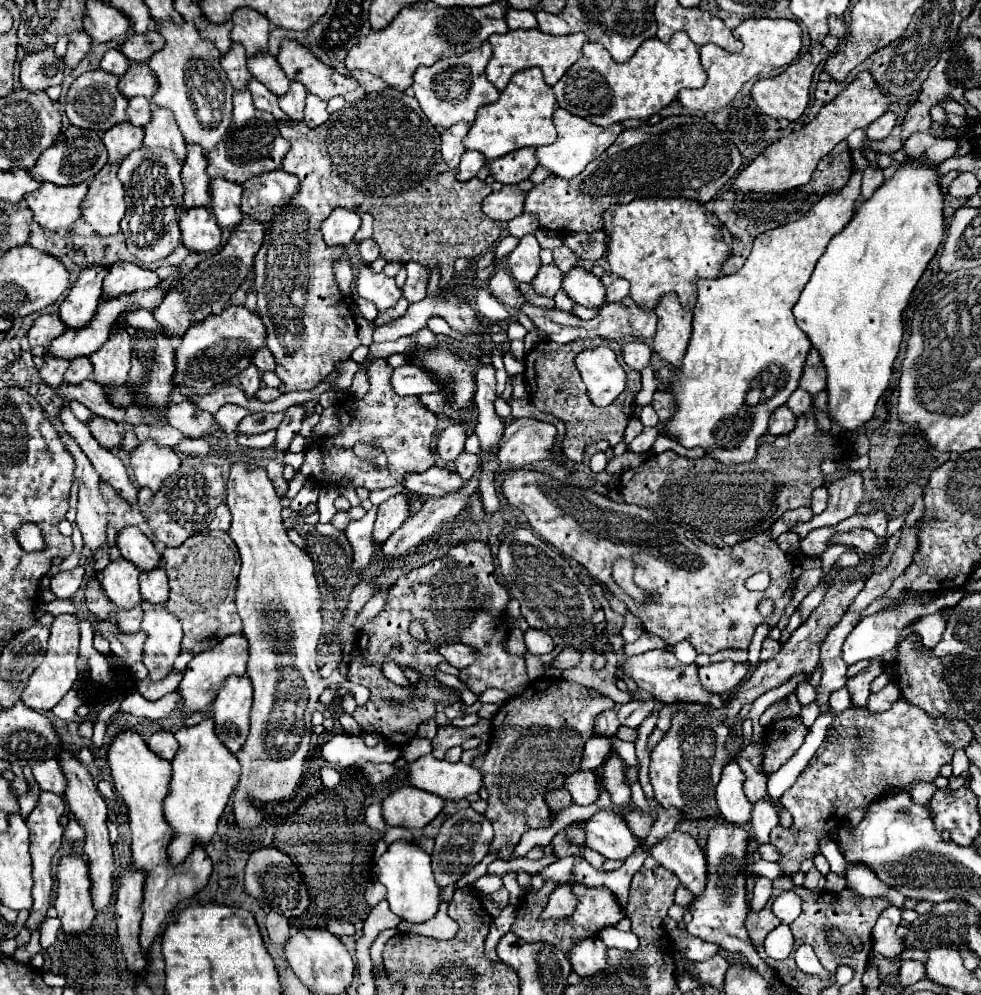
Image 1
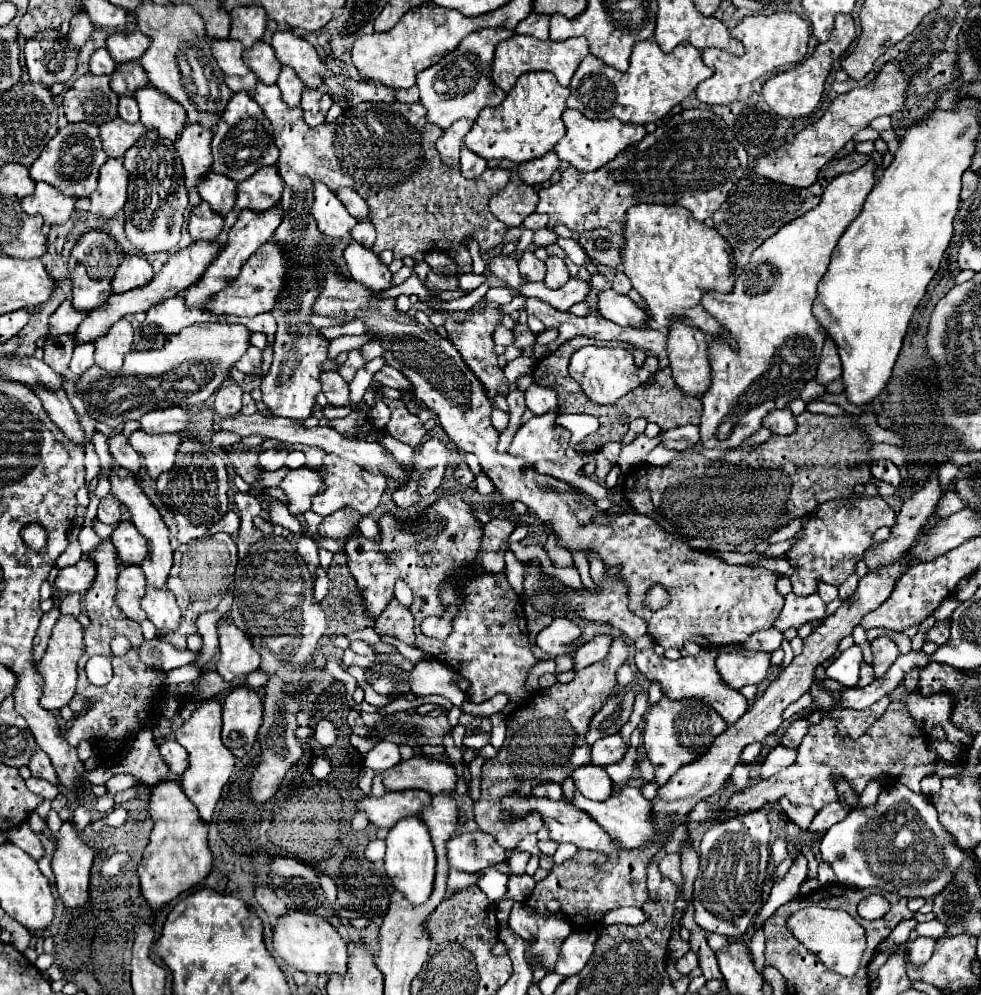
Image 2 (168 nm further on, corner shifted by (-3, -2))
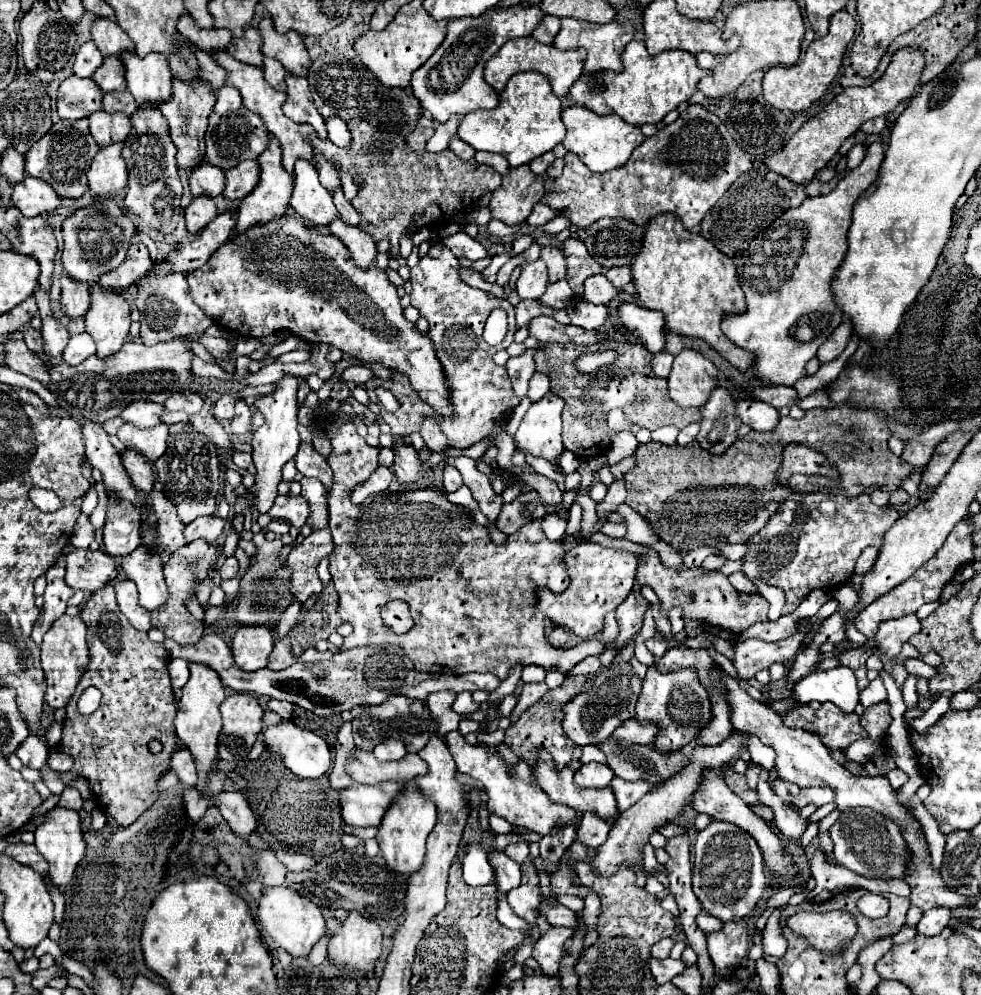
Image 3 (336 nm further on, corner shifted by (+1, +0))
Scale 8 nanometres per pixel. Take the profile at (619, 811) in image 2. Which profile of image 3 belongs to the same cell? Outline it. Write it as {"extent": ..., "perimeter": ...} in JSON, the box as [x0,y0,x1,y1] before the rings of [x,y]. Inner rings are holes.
{"extent":[531,753,619,821],"perimeter":[[[541,753],[541,761],[531,767],[537,785],[547,793],[547,797],[555,803],[563,803],[577,813],[597,813],[603,819],[615,821],[619,817],[617,801],[611,787],[603,789],[583,789],[573,781],[573,769],[563,767],[557,769],[551,753]]]}

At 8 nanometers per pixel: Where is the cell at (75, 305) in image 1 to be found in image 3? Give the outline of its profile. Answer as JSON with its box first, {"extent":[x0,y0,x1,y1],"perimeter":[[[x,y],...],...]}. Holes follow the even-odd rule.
{"extent":[61,199,135,283],"perimeter":[[[113,199],[93,201],[77,209],[71,217],[63,221],[65,247],[61,253],[61,263],[73,279],[83,279],[95,283],[103,273],[119,267],[125,259],[125,251],[135,237],[135,223],[123,213],[123,209]]]}

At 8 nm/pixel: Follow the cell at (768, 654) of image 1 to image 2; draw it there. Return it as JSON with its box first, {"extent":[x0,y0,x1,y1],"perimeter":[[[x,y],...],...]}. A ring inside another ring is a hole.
{"extent":[745,629,783,653],"perimeter":[[[763,629],[763,633],[755,633],[755,637],[751,637],[751,641],[747,641],[745,649],[753,649],[753,651],[763,651],[763,653],[773,653],[781,647],[783,641],[783,633],[777,629]]]}

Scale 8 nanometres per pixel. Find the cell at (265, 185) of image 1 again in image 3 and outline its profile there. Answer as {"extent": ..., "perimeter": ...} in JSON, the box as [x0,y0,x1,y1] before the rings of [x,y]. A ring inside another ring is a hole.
{"extent":[223,161,259,201],"perimeter":[[[257,161],[239,163],[239,167],[225,171],[225,177],[227,177],[227,185],[223,189],[223,195],[231,201],[239,201],[247,197],[253,191],[253,187],[259,183]]]}

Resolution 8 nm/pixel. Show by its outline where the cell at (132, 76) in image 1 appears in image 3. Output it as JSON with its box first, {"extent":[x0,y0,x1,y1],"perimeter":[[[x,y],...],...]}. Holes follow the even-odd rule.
{"extent":[91,57,125,91],"perimeter":[[[105,57],[103,65],[99,67],[99,71],[95,71],[95,75],[91,77],[101,91],[123,91],[125,89],[125,71],[123,71],[123,63],[119,57]]]}

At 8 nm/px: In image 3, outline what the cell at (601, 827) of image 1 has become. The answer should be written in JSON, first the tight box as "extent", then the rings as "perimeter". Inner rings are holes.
{"extent":[443,731,577,835],"perimeter":[[[451,731],[451,733],[443,735],[443,739],[447,739],[447,747],[449,747],[449,751],[451,751],[451,755],[457,763],[459,773],[471,775],[487,787],[487,795],[489,795],[487,807],[489,807],[489,811],[507,819],[511,825],[525,827],[525,829],[535,831],[539,835],[547,835],[555,825],[577,823],[577,813],[571,807],[561,805],[561,803],[551,803],[551,799],[547,799],[547,795],[543,795],[543,789],[539,785],[521,781],[519,777],[511,775],[507,771],[509,767],[487,745],[469,745],[459,731]]]}

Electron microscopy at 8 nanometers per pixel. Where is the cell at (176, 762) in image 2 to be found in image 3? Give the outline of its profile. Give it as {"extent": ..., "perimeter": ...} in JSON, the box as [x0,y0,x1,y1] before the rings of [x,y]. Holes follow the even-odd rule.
{"extent":[171,749,197,787],"perimeter":[[[187,749],[175,751],[173,761],[171,761],[171,771],[175,771],[185,785],[189,785],[189,787],[195,787],[197,785],[195,761],[193,761],[193,757],[191,757],[191,753]]]}

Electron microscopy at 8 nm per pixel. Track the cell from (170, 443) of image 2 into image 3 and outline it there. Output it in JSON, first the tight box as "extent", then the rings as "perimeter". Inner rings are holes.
{"extent":[117,423,167,463],"perimeter":[[[125,423],[119,431],[117,431],[117,437],[133,451],[141,453],[143,457],[147,457],[151,463],[157,461],[165,449],[167,449],[167,425],[165,423],[159,423],[151,429],[137,429],[135,425],[131,423]]]}

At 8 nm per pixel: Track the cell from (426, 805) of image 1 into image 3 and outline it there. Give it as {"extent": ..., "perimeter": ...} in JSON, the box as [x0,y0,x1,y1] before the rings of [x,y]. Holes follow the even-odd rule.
{"extent":[339,783,399,827],"perimeter":[[[353,783],[339,793],[341,817],[347,825],[359,827],[379,827],[387,807],[399,795],[399,783],[375,783],[375,785],[359,785]]]}

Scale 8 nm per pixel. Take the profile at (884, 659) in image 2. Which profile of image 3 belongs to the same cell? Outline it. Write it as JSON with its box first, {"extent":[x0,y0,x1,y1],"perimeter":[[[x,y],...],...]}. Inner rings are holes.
{"extent":[873,613,921,659],"perimeter":[[[915,613],[911,615],[903,615],[899,619],[889,619],[889,621],[883,621],[879,625],[879,631],[873,639],[875,647],[887,655],[889,659],[893,659],[895,655],[901,653],[901,647],[903,643],[907,643],[915,633],[921,631],[921,623],[917,619]]]}

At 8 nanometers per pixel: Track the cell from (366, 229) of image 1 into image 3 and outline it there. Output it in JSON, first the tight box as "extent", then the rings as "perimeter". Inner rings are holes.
{"extent":[313,151,341,191],"perimeter":[[[313,151],[313,159],[315,159],[315,169],[317,169],[317,173],[319,173],[319,179],[321,179],[323,187],[325,187],[327,191],[333,191],[333,189],[341,187],[339,173],[335,171],[335,167],[333,167],[327,159],[321,157],[319,151]]]}

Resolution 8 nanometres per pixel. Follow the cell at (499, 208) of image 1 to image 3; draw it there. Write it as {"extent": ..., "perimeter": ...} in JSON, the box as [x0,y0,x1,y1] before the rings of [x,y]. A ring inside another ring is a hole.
{"extent":[489,165,545,225],"perimeter":[[[529,165],[511,169],[501,185],[493,191],[489,209],[493,219],[503,221],[505,225],[517,225],[531,215],[533,205],[545,195],[543,177],[535,175]]]}

